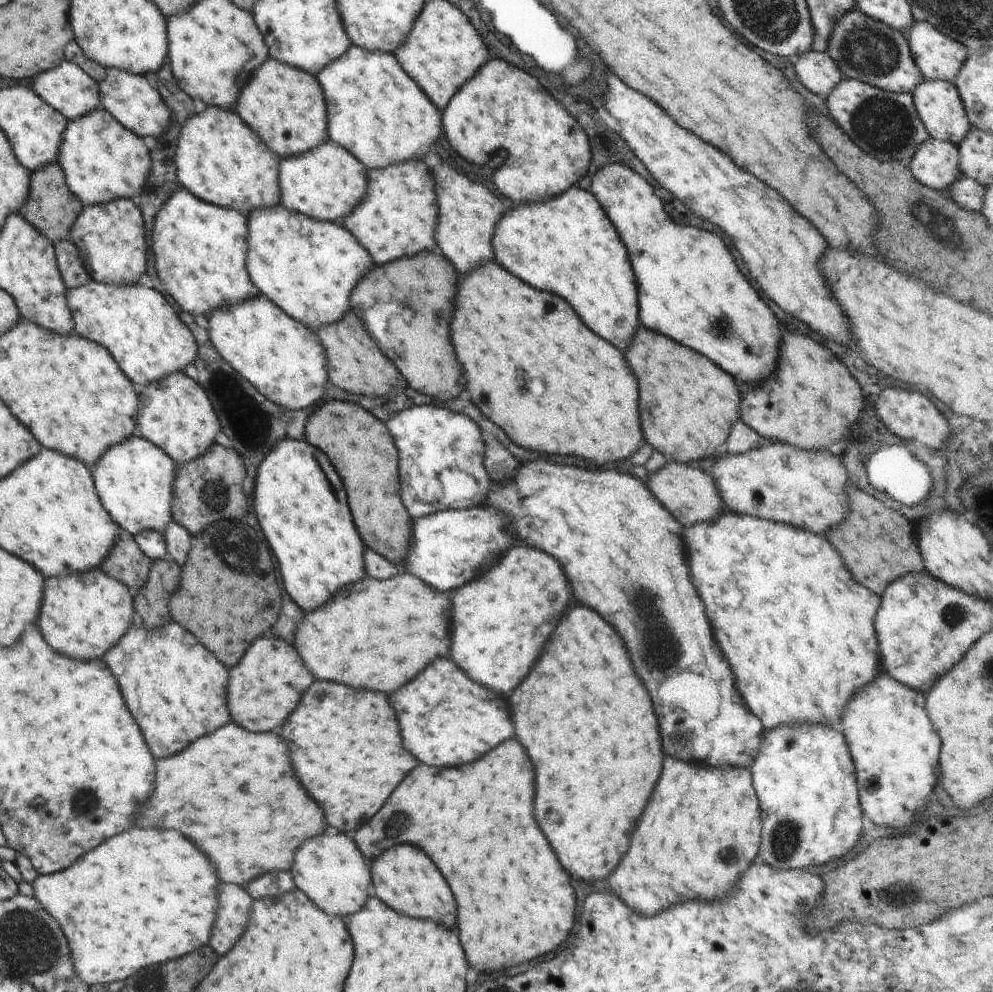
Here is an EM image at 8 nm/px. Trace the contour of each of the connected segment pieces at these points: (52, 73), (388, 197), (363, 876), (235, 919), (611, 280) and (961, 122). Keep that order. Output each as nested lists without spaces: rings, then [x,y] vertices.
[[[64,59],[63,62],[60,62],[60,66],[52,70],[44,70],[44,73],[38,74],[33,79],[31,90],[60,114],[66,116],[68,120],[76,120],[86,114],[91,114],[94,110],[103,109],[99,84],[90,78],[80,66],[72,62]]]
[[[420,157],[385,168],[368,169],[367,190],[354,210],[340,218],[340,224],[370,254],[375,265],[384,265],[404,256],[436,251],[434,238],[438,204],[434,178]]]
[[[338,833],[333,836],[318,834],[298,846],[292,869],[294,883],[310,900],[327,914],[340,917],[361,910],[371,893],[369,861],[360,853],[351,835]]]
[[[219,883],[216,921],[212,926],[209,946],[217,956],[226,954],[240,938],[248,926],[248,914],[253,899],[244,887],[229,883]]]
[[[575,185],[548,200],[515,205],[498,220],[491,242],[495,262],[499,266],[533,288],[562,296],[592,332],[616,348],[624,350],[628,346],[638,328],[638,286],[624,244],[620,242],[606,212],[590,192]]]
[[[924,80],[916,86],[916,90],[911,95],[914,102],[914,110],[916,110],[919,120],[932,139],[947,141],[956,146],[964,141],[966,134],[970,132],[972,126],[968,122],[964,104],[962,104],[958,90],[956,90],[953,83]]]

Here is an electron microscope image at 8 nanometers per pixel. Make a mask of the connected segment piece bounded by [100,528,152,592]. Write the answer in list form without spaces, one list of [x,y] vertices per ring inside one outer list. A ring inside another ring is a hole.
[[[120,528],[119,539],[100,569],[137,592],[148,578],[151,562],[137,546],[135,538]]]

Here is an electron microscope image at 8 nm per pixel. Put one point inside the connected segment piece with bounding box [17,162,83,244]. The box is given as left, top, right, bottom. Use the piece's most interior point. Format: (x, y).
(52, 208)

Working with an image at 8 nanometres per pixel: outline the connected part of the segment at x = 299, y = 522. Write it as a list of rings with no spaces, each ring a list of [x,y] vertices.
[[[284,438],[276,442],[270,456],[266,456],[256,472],[254,488],[254,510],[258,522],[270,545],[271,554],[281,574],[281,582],[292,601],[305,613],[328,604],[340,588],[354,584],[366,577],[364,572],[364,548],[352,518],[342,518],[339,513],[339,502],[328,482],[320,464],[314,458],[316,448],[305,440]]]

